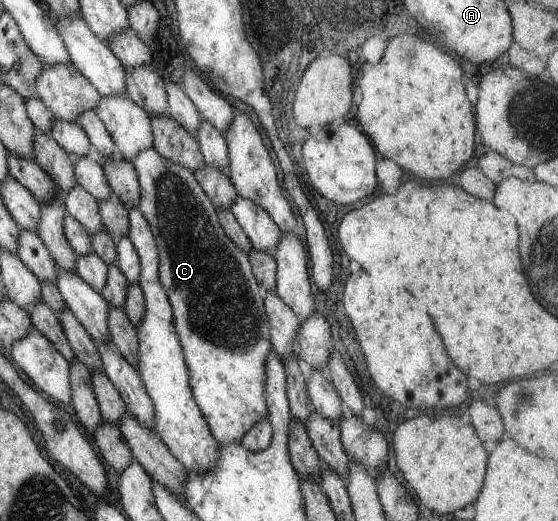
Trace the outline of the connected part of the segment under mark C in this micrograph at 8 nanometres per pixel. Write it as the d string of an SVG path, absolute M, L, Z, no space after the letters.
M152 146L150 149L141 149L132 162L141 196L139 199L139 210L142 212L144 218L150 226L150 230L154 239L156 240L159 250L159 279L161 285L166 291L170 306L173 310L174 328L178 334L178 340L182 346L182 352L188 366L190 374L190 386L192 394L197 402L214 438L222 444L240 444L242 438L246 436L248 430L252 430L253 424L258 424L260 420L268 418L268 404L266 404L266 358L272 352L272 345L270 344L269 330L270 324L266 310L264 310L263 291L260 283L254 278L252 274L252 267L250 266L249 256L242 252L230 238L224 233L222 226L220 226L216 212L217 208L208 199L200 184L196 181L195 175L192 171L184 166L178 165L165 157L162 157Z

